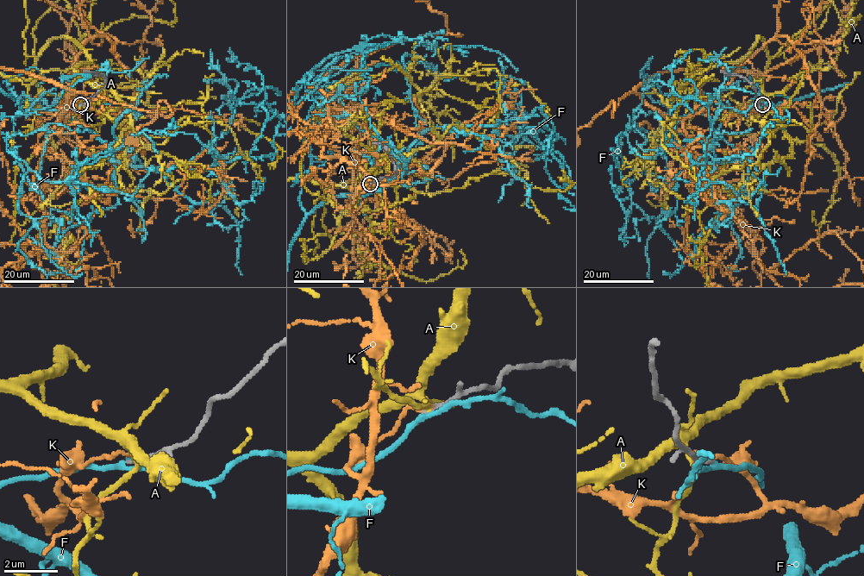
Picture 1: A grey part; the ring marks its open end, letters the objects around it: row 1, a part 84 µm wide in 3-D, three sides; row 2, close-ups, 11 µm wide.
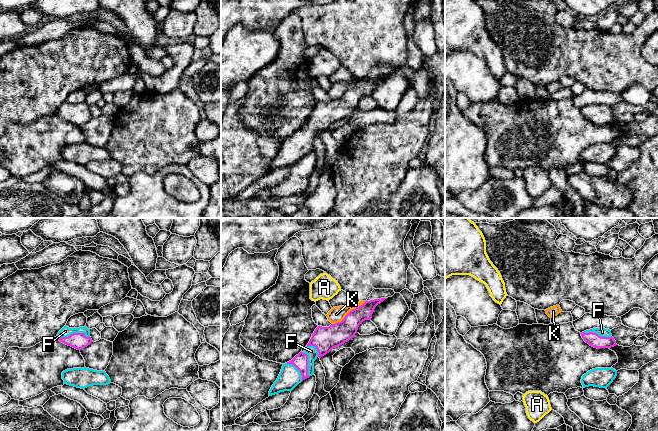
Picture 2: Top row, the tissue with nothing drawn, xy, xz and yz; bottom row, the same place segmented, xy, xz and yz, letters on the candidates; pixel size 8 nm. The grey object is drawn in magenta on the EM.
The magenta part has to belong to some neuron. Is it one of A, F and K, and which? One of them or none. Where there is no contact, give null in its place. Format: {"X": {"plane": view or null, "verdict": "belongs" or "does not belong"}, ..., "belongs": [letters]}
{"A": {"plane": null, "verdict": "does not belong"}, "F": {"plane": "xy", "verdict": "belongs"}, "K": {"plane": "xz", "verdict": "does not belong"}, "belongs": ["F"]}

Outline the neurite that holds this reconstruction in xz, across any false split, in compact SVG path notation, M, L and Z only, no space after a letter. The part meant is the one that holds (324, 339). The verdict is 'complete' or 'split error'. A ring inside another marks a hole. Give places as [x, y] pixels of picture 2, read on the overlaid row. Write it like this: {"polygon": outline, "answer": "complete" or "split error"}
{"polygon": "M387 298L365 301L361 306L351 310L341 322L331 324L329 327L318 326L306 349L283 364L277 380L269 391L269 396L292 391L299 383L312 376L314 361L352 339L359 325L365 320L371 320L375 307L385 299Z", "answer": "split error"}

